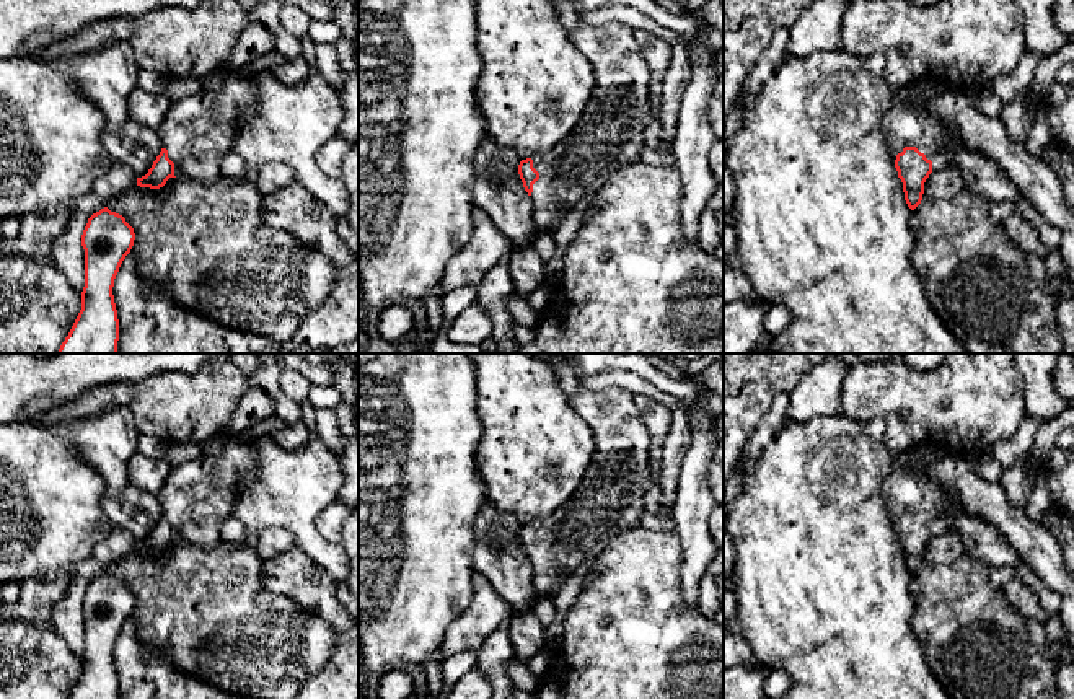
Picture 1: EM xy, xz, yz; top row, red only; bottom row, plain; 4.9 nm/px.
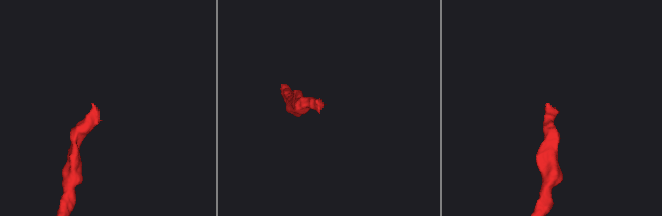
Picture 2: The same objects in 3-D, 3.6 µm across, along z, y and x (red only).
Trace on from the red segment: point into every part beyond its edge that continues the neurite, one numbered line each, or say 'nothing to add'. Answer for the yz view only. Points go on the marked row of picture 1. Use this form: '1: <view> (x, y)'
1: yz (905, 124)

